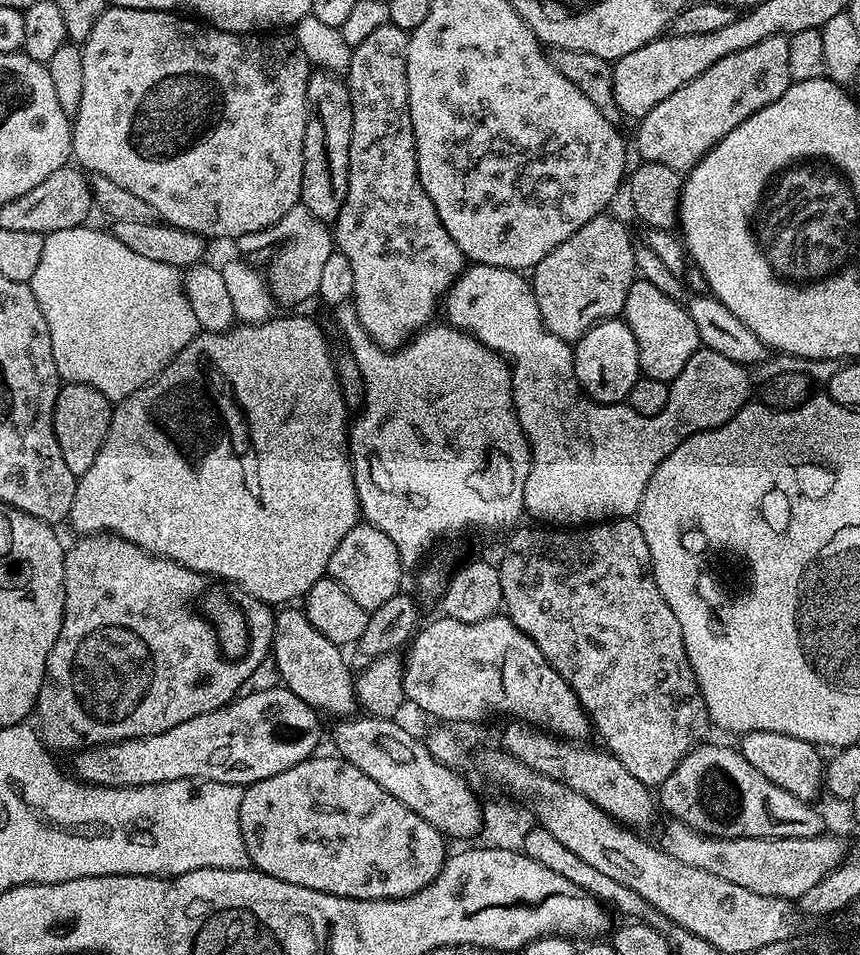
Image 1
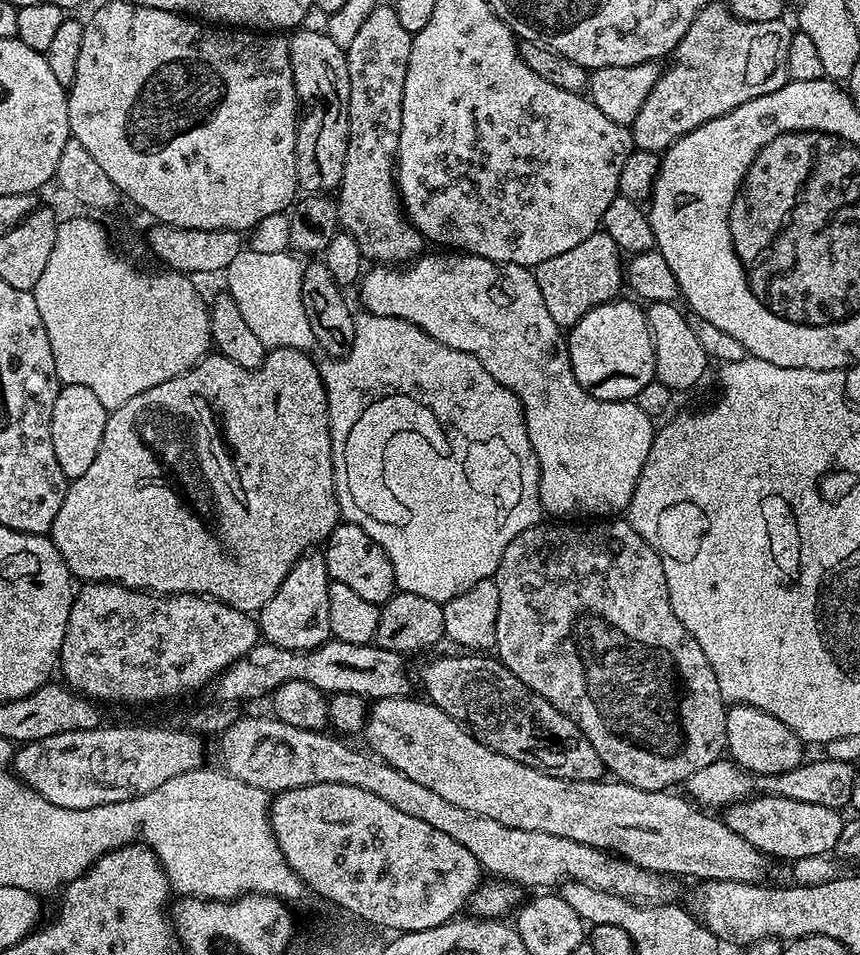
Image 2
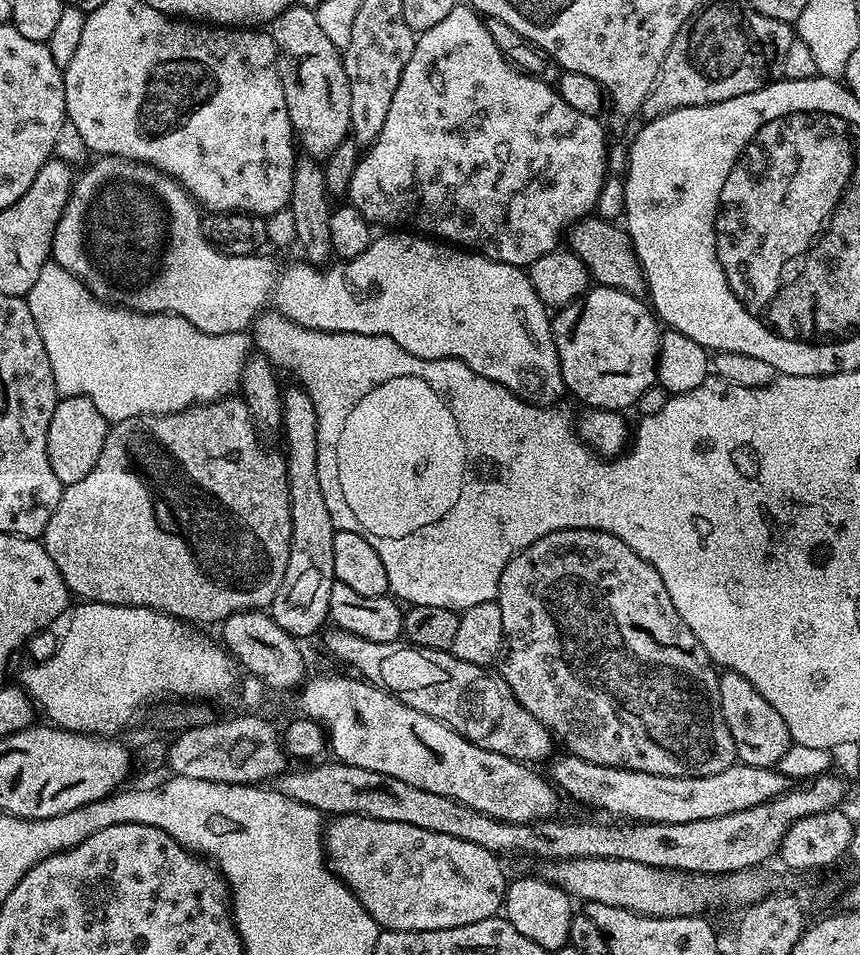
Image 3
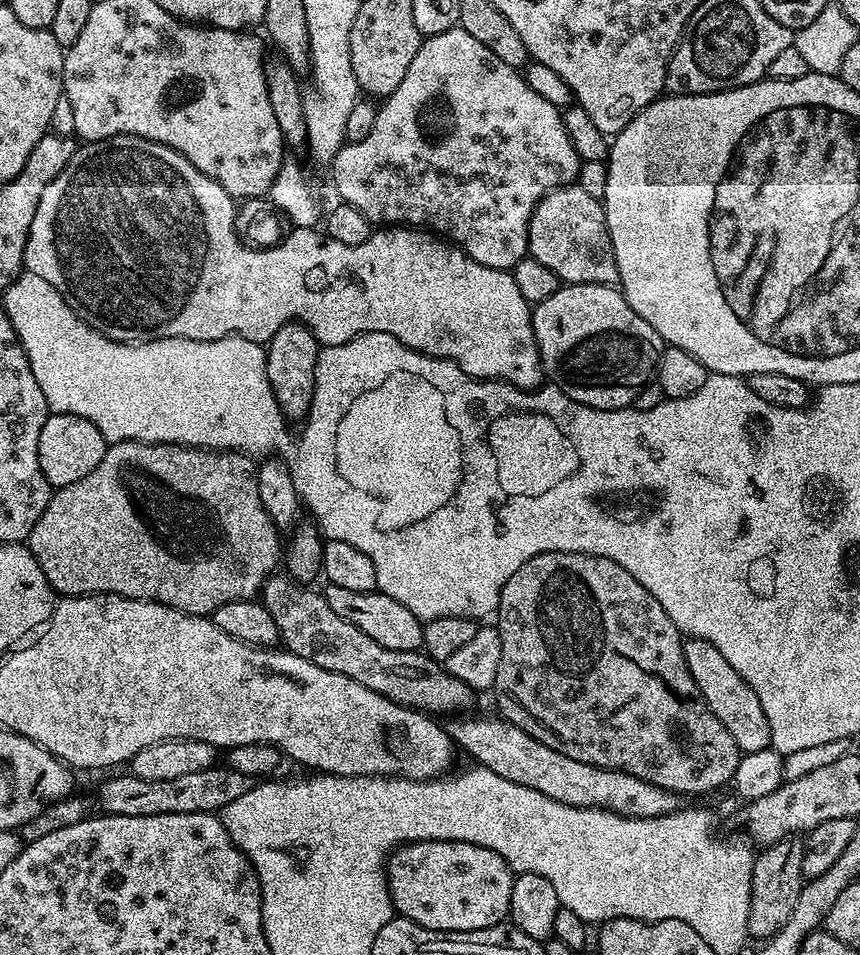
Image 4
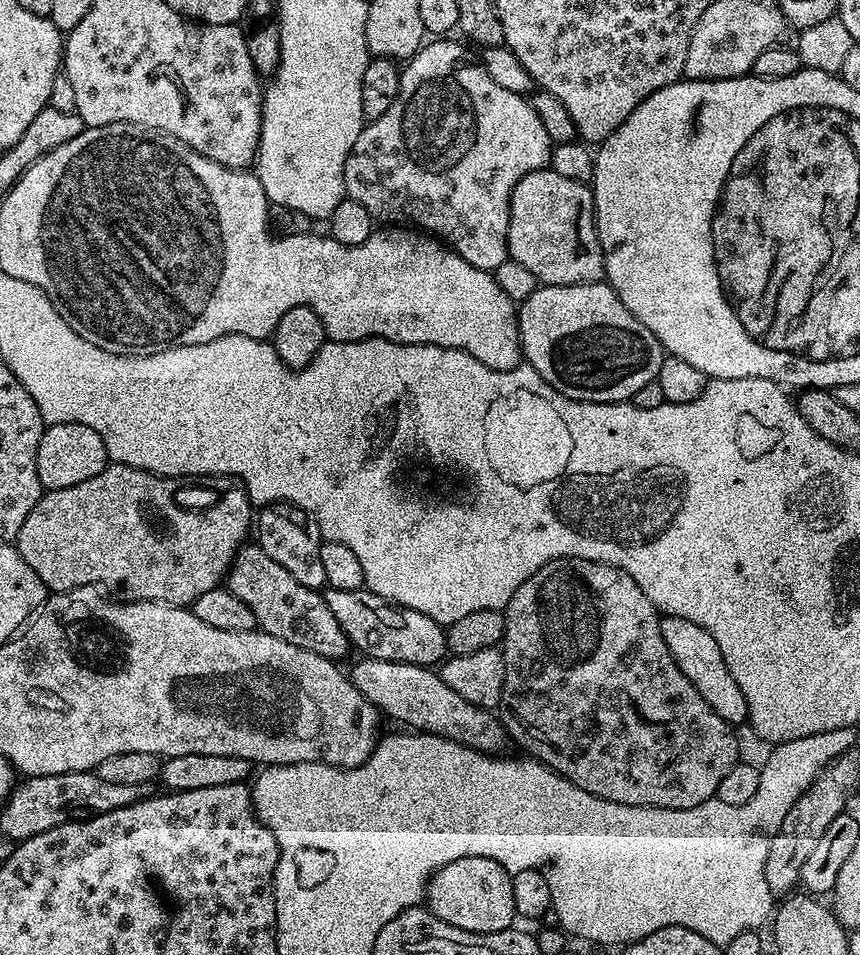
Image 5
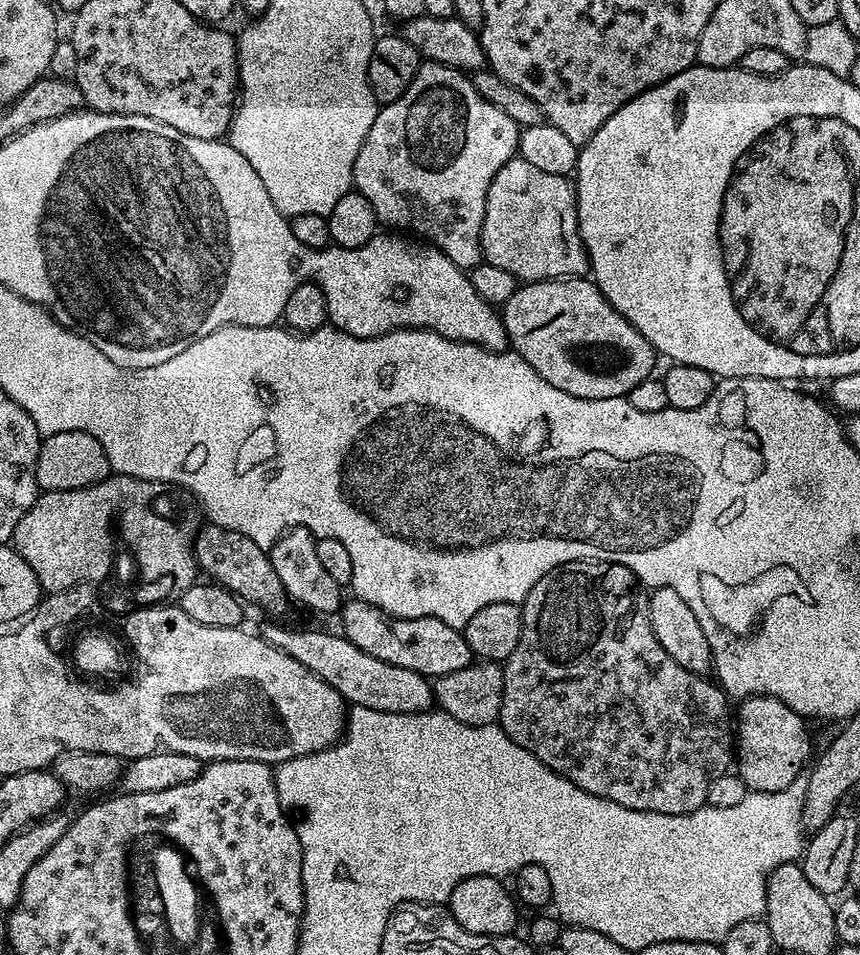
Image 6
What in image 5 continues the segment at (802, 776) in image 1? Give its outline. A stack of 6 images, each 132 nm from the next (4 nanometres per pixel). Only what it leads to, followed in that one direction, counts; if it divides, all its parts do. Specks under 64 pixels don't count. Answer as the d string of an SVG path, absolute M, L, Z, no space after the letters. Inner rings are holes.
M664 616L660 621L660 629L678 670L682 670L682 674L690 678L690 686L694 686L694 690L702 694L706 706L710 706L710 710L714 710L714 714L718 714L718 718L726 723L733 726L739 726L740 723L743 725L748 718L746 698L738 682L734 682L734 674L726 670L726 662L722 658L722 650L718 650L718 642L714 642L714 638L710 638L710 634L702 630L702 626L686 618Z

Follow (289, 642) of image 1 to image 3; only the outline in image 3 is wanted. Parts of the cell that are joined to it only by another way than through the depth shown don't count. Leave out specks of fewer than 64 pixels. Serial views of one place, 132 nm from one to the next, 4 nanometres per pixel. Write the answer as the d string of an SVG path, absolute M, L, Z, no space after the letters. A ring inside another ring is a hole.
M301 386L285 387L282 392L284 402L283 443L288 443L288 501L290 502L290 558L286 562L286 574L282 574L282 586L278 586L278 594L274 594L270 605L270 615L282 630L291 636L305 638L319 633L328 620L328 603L330 590L337 583L334 574L334 534L337 529L332 524L330 510L326 510L326 498L322 494L322 486L318 482L318 466L316 465L316 411L310 394Z

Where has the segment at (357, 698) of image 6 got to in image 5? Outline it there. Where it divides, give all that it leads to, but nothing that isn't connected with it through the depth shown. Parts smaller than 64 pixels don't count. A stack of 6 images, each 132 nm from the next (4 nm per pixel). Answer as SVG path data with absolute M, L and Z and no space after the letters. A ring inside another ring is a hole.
M360 658L350 668L350 679L364 697L376 707L377 712L397 720L397 725L417 732L429 732L432 736L441 736L458 742L467 748L479 752L500 754L510 744L508 731L500 722L495 711L474 706L466 702L462 694L454 694L446 682L431 667L422 664L399 664L389 660Z

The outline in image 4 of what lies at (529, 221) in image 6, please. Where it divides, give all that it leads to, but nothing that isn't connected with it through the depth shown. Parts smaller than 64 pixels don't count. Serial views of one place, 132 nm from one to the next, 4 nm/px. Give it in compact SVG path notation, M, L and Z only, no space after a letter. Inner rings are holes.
M576 182L555 188L538 202L528 227L528 255L542 262L546 270L554 270L554 274L564 284L615 285L620 279L618 262L614 258L614 246L610 242L610 230L606 226L603 203L590 198L590 194L586 194L586 190L582 190Z

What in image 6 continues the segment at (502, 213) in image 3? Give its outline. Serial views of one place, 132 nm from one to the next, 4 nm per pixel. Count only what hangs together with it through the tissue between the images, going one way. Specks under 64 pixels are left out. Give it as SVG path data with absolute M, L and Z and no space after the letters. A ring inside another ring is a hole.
M424 62L421 63L418 74L414 74L414 82L410 82L410 86L406 86L406 94L402 94L402 98L398 98L394 102L383 105L377 111L374 126L370 126L370 134L366 134L366 142L362 142L362 150L358 150L358 158L354 158L352 183L355 191L360 192L362 198L366 198L366 202L370 202L370 206L374 206L377 221L383 227L384 224L388 227L385 229L395 230L400 234L411 234L413 237L431 244L442 254L446 254L446 258L450 258L450 262L454 262L454 266L471 270L482 263L484 258L480 235L482 234L482 218L490 182L494 182L494 174L498 174L498 170L502 170L502 166L506 166L506 162L510 162L517 155L520 147L520 129L520 125L514 122L514 118L510 118L510 114L504 114L502 110L498 110L498 106L486 102L486 98L482 98L482 94L478 94L471 79L460 69L451 68L445 64Z

